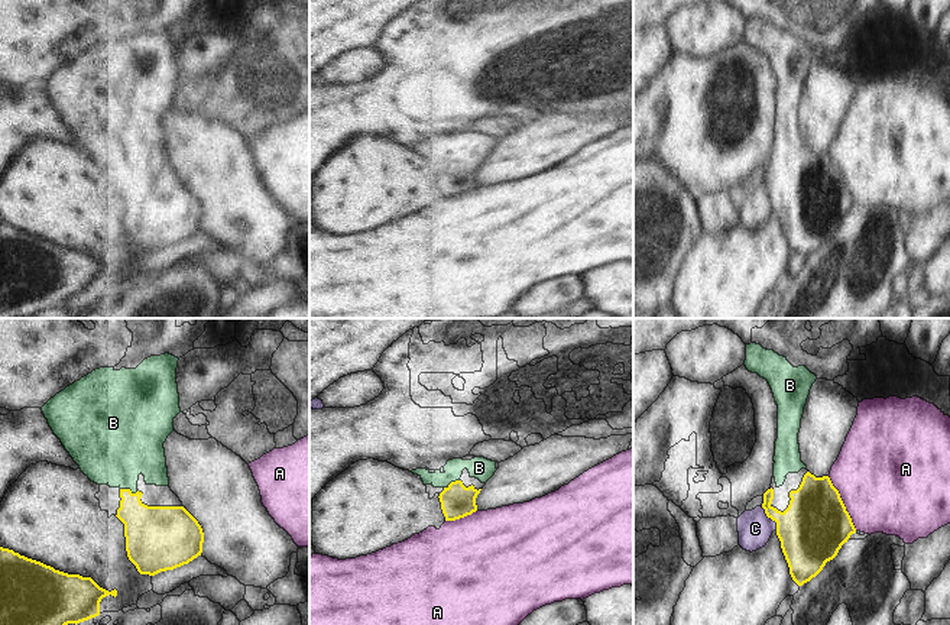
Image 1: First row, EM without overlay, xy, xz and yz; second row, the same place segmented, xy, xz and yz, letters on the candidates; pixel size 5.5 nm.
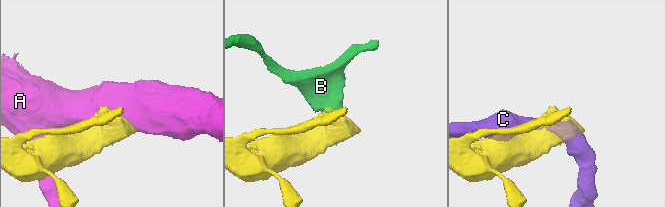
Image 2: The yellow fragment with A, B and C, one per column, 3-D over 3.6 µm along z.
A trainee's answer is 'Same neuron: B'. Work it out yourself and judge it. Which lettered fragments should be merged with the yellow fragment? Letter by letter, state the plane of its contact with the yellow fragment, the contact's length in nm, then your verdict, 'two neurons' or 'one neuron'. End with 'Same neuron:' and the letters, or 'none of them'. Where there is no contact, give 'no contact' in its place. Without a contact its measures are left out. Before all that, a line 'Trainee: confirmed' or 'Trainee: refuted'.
Trainee: confirmed
A: contact in yz; length 340 nm; two neurons
B: contact in xy; length 110 nm; one neuron
C: contact in yz; length 160 nm; two neurons
Same neuron: B

